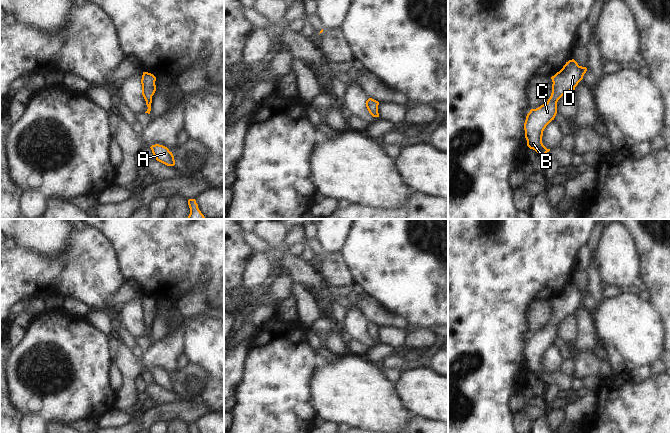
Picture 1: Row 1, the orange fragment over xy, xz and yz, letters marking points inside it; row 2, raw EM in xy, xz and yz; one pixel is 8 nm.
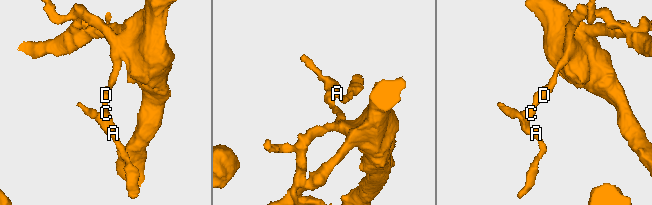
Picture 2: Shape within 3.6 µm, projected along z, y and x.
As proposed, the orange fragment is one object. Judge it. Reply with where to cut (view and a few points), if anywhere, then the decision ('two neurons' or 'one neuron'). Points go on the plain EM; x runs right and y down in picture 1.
no cut | one neuron

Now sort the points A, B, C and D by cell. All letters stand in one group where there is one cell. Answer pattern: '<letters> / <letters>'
A B C D

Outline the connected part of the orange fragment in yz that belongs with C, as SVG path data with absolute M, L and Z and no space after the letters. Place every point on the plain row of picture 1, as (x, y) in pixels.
M572 283L552 303L552 317L548 325L536 333L531 333L524 347L527 370L537 377L546 380L550 375L542 367L543 355L554 344L557 338L557 326L566 317L575 315L575 311L583 303L587 292L579 290Z

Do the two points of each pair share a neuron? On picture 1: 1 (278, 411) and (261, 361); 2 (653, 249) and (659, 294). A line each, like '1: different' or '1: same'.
1: same
2: same

